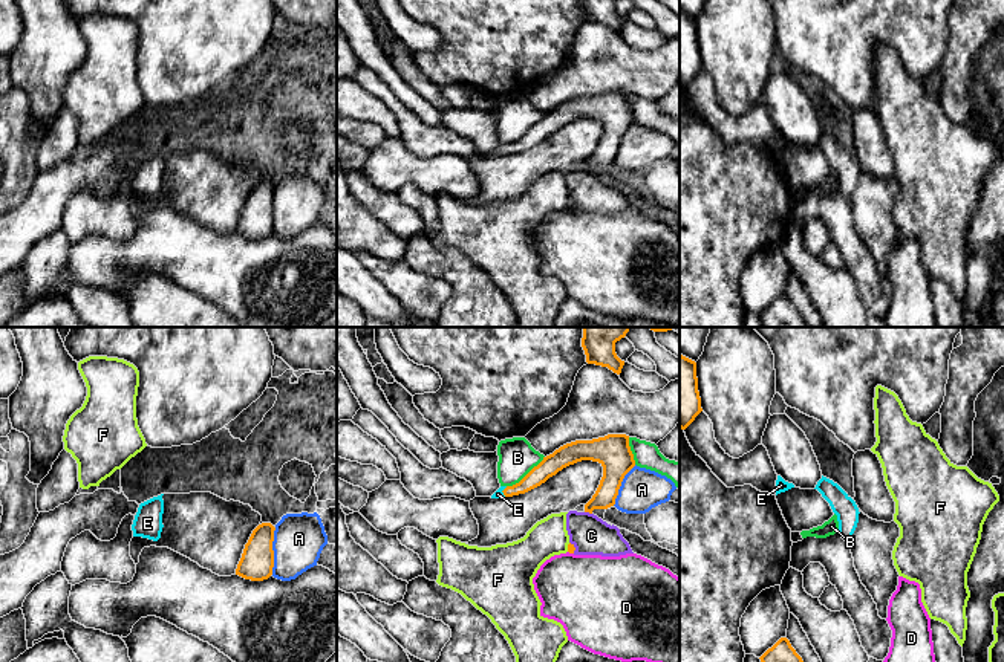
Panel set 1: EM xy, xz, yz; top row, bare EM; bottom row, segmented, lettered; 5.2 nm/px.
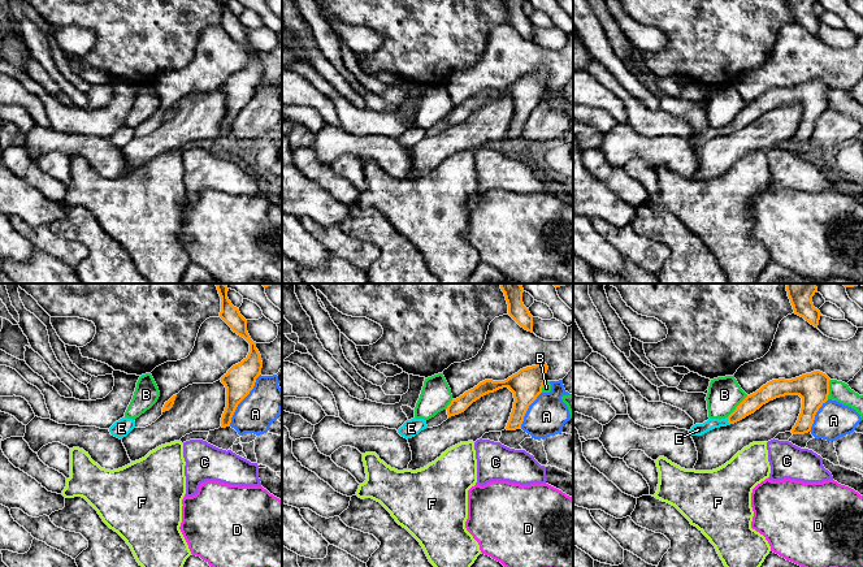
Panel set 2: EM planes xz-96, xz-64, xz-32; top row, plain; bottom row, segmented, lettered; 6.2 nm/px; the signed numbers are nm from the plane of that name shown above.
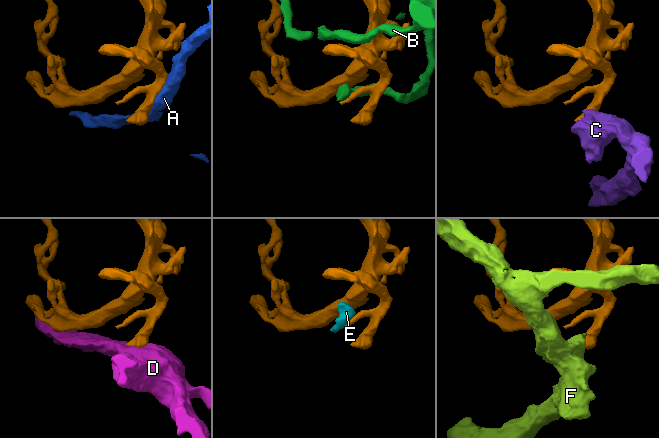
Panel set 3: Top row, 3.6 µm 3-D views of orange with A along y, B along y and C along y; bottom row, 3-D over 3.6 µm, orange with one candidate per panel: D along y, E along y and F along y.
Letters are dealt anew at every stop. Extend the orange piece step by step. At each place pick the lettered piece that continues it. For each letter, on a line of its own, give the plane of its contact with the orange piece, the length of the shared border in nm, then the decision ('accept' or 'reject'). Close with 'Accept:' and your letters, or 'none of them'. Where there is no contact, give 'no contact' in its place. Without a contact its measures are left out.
A: meets orange in xy; contact 240 nm long; reject
B: meets orange in xz; contact 260 nm long; reject
C: meets orange in xz; contact 40 nm long; reject
D: meets orange in xz; contact 40 nm long; reject
E: meets orange in xz; contact 60 nm long; accept
F: meets orange in xz; contact 50 nm long; reject
Accept: E

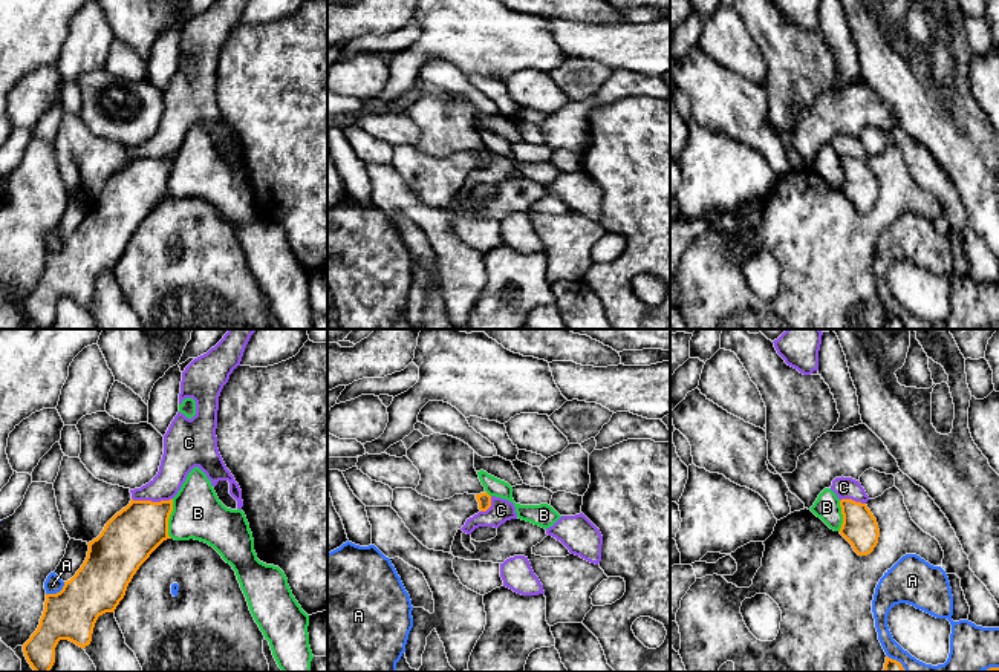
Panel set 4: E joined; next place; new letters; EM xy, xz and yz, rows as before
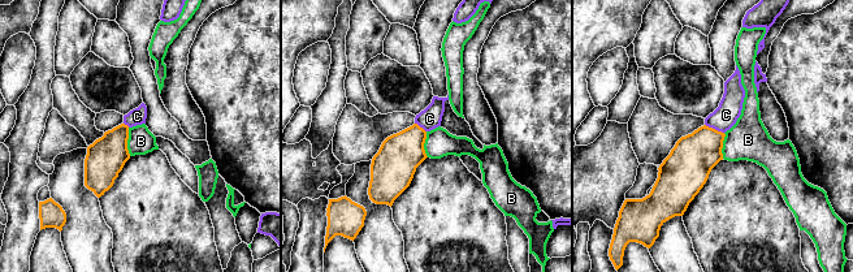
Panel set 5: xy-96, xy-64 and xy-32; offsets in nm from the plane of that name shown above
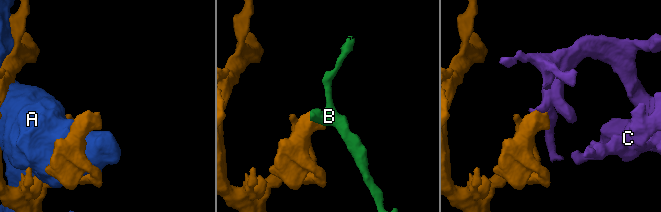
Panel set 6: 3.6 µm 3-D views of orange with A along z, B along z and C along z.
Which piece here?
A: meets orange in xy; contact 120 nm long; reject
B: meets orange in xy; contact 200 nm long; reject
C: meets orange in xy; contact 220 nm long; reject
Accept: none of them

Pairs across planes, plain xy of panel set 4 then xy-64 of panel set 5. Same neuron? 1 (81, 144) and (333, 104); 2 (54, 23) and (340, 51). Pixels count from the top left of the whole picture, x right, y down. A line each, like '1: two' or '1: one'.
1: two
2: two

